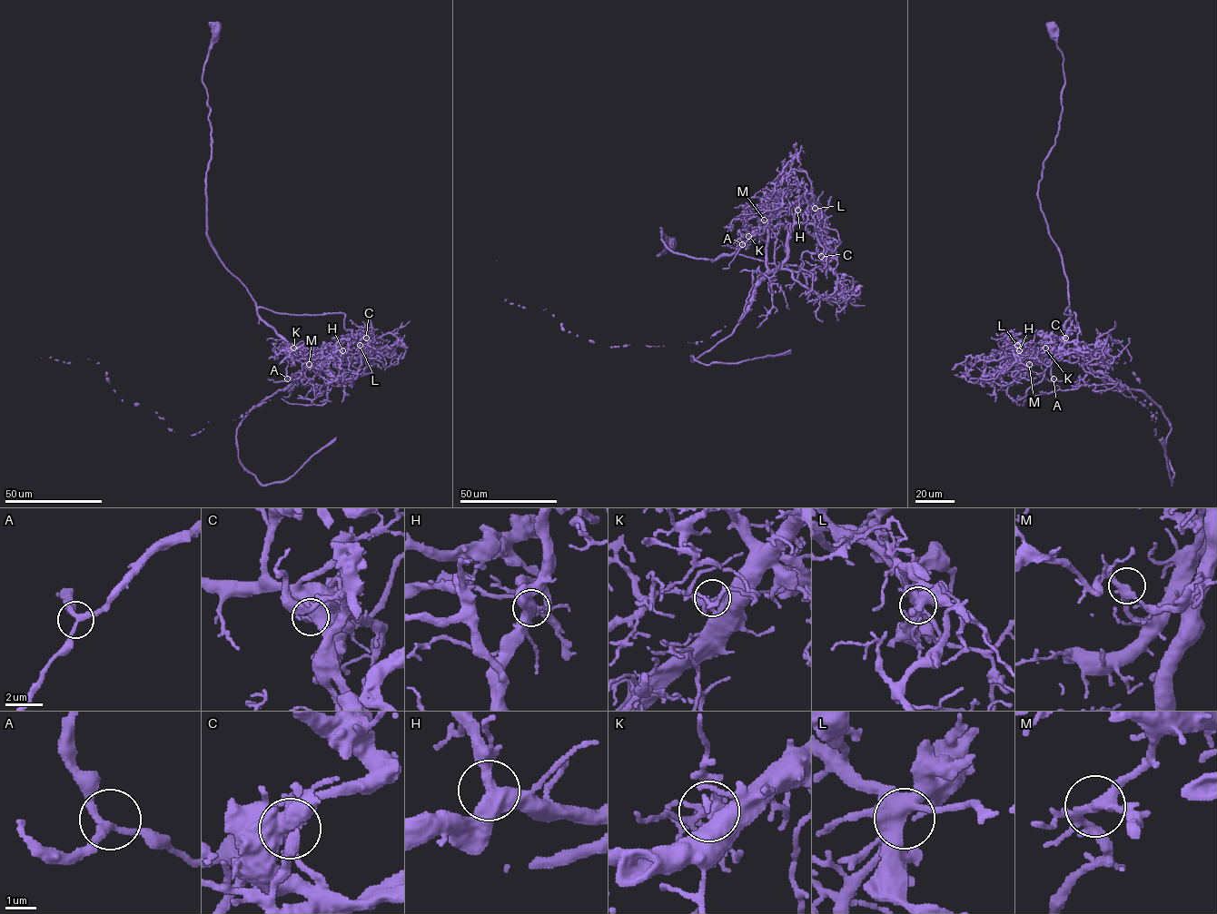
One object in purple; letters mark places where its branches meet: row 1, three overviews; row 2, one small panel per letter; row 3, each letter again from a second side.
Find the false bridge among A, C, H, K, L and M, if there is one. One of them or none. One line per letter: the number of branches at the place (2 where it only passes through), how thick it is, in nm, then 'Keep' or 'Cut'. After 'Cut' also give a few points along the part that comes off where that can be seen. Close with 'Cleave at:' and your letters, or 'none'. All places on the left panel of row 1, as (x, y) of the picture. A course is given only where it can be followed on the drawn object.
A: Branches: 3. Thickness 240 nm. Keep
C: Branches: 4. Thickness 240 nm. Cut. Course of the part to remove: (366, 337), (346, 330), (343, 313), (257, 307), (207, 236), (211, 130), (202, 73), (216, 21)
H: Branches: 3. Thickness 420 nm. Keep
K: Branches: 4. Thickness 240 nm. Keep
L: Branches: 8. Thickness 500 nm. Keep
M: Branches: 3. Thickness 320 nm. Keep
Cleave at: C

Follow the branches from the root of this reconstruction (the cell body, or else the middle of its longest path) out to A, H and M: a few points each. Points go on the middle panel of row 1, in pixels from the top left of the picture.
A: (672, 242), (657, 255), (661, 229), (672, 251), (715, 260), (767, 230), (766, 241), (755, 233), (742, 244)
H: (672, 242), (657, 255), (666, 250), (661, 229), (672, 251), (715, 260), (772, 214), (795, 218), (797, 210)
M: (672, 242), (657, 255), (666, 250), (661, 229), (672, 251), (715, 260), (735, 252), (764, 220)

